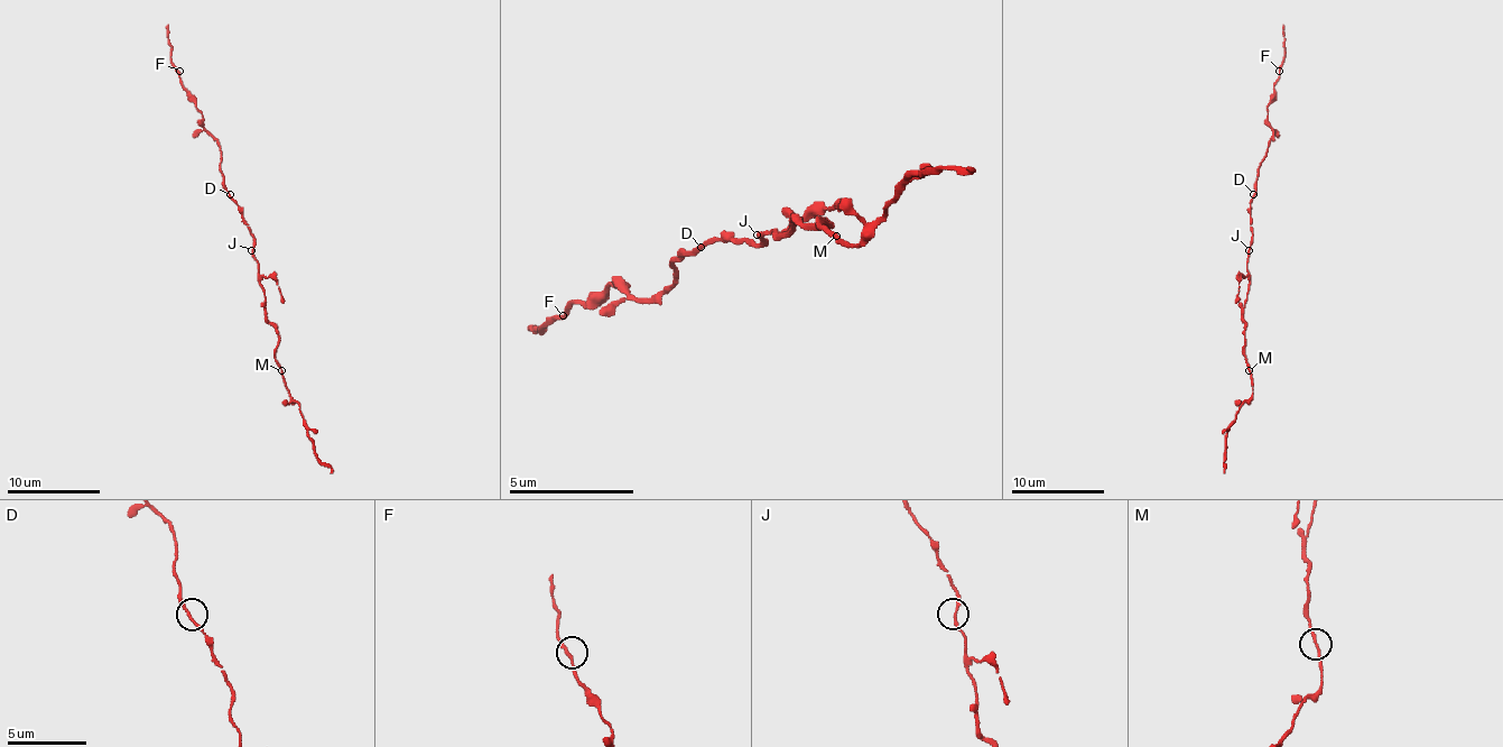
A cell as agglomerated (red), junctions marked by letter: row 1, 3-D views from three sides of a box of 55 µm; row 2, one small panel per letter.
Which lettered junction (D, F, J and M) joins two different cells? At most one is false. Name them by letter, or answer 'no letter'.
no letter

